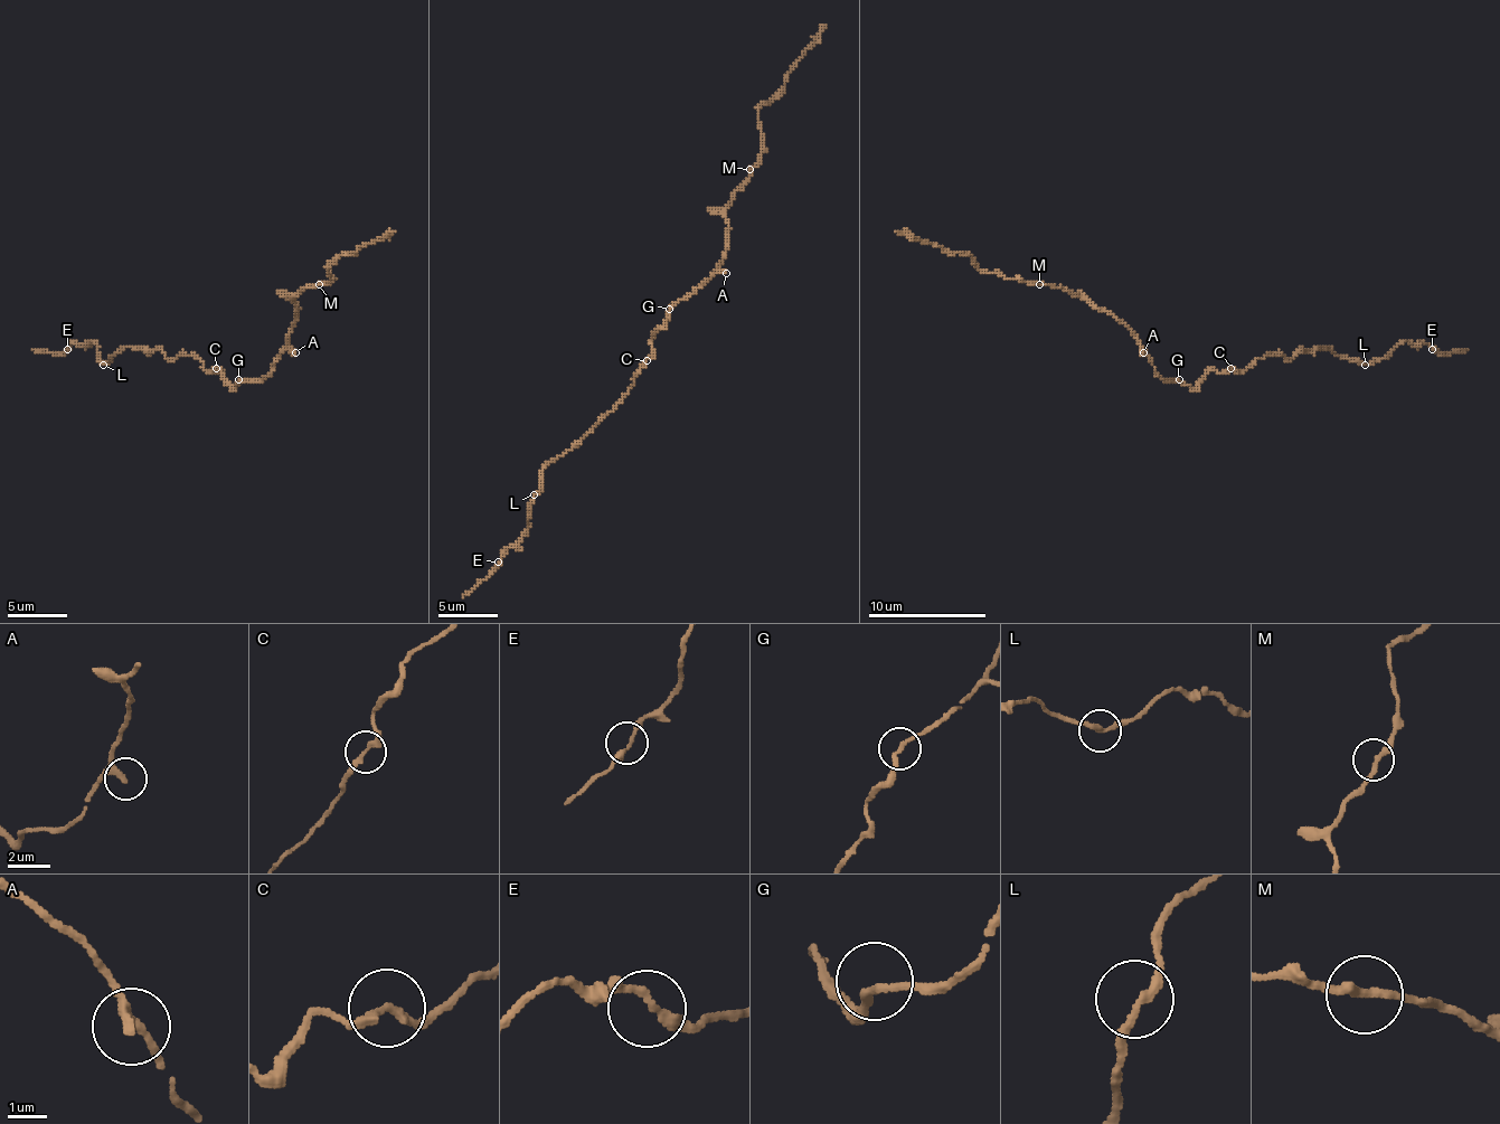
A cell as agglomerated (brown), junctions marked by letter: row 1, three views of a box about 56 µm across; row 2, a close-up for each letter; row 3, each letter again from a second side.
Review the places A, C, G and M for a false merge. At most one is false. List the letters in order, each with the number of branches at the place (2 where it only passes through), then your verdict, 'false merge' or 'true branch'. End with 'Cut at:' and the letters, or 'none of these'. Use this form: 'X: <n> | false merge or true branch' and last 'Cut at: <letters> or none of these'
A: 2 | true branch
C: 2 | true branch
G: 2 | true branch
M: 2 | true branch
Cut at: none of these

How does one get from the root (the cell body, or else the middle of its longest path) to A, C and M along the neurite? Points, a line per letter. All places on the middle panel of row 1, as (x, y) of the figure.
A: (672, 309), (717, 273), (726, 273)
C: (672, 309), (669, 320), (654, 334), (652, 356), (645, 361)
M: (672, 309), (717, 270), (726, 252), (726, 210), (750, 169)

